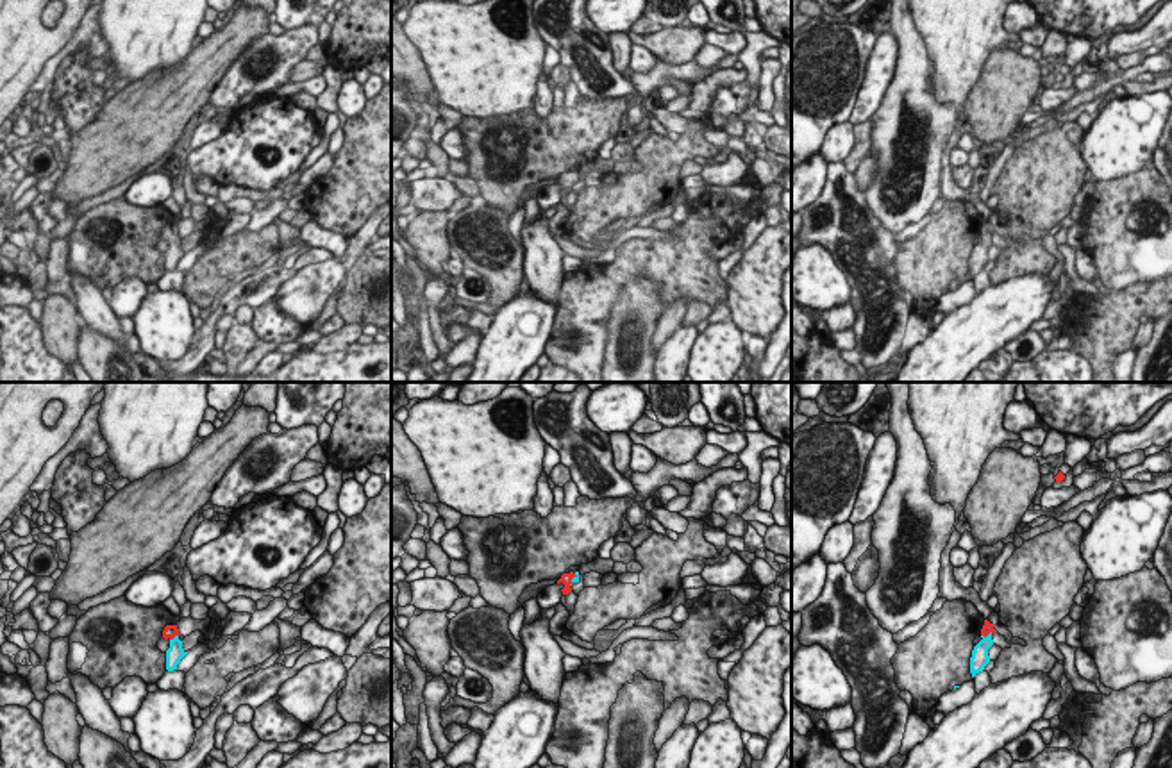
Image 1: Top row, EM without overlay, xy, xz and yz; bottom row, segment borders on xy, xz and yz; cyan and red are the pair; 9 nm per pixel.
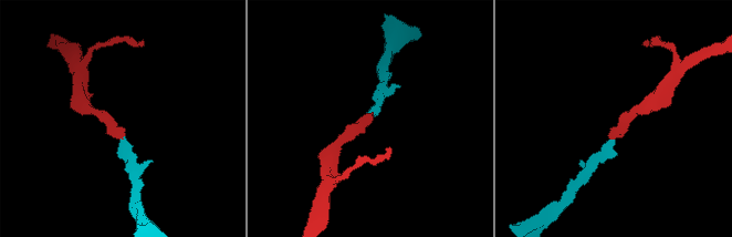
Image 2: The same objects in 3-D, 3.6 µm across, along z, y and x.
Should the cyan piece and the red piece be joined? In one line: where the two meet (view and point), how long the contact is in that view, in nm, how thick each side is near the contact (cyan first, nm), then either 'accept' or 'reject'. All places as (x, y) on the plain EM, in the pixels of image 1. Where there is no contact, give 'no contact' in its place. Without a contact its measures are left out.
yz (988, 234) | 120 nm | 160/100 nm | accept

